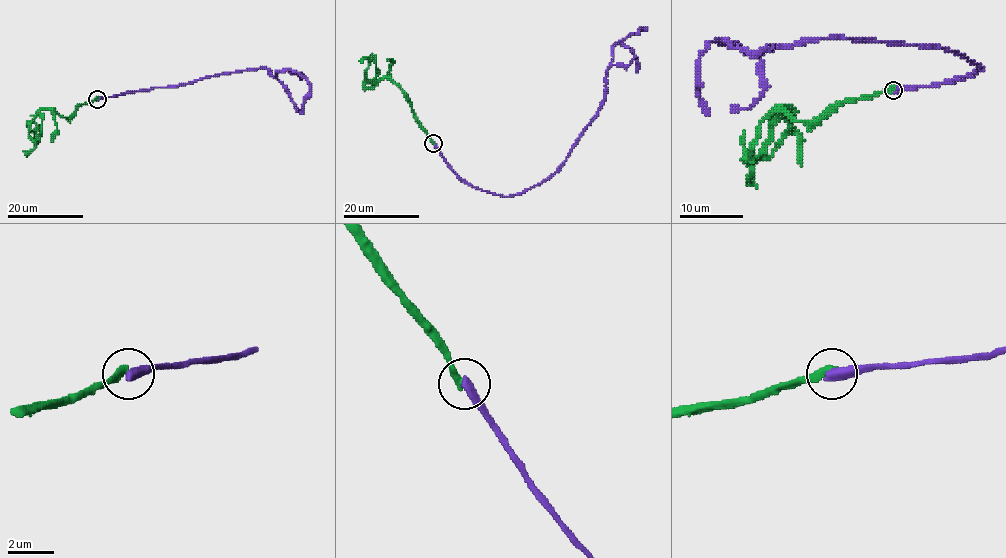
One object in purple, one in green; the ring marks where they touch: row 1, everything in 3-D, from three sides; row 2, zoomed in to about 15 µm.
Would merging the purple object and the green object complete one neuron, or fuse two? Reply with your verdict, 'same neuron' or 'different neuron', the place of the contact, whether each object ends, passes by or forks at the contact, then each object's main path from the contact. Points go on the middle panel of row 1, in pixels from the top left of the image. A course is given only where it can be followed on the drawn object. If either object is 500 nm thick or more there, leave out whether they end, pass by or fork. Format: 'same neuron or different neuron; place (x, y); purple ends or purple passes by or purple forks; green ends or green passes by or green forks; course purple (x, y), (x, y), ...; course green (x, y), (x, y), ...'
different neuron; place (433, 143); purple ends; green ends; course purple (434, 143), (460, 178), (491, 193), (513, 196), (547, 180), (601, 105), (612, 47), (635, 33); course green (434, 143), (399, 86), (388, 78), (371, 83), (365, 75), (371, 60), (364, 57), (360, 61)

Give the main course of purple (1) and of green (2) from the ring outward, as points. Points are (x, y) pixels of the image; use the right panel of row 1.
1: (893, 90), (982, 69), (955, 52), (888, 42), (741, 52), (713, 40), (697, 68), (706, 114)
2: (893, 88), (810, 120), (783, 108), (791, 123), (753, 168), (754, 186)

